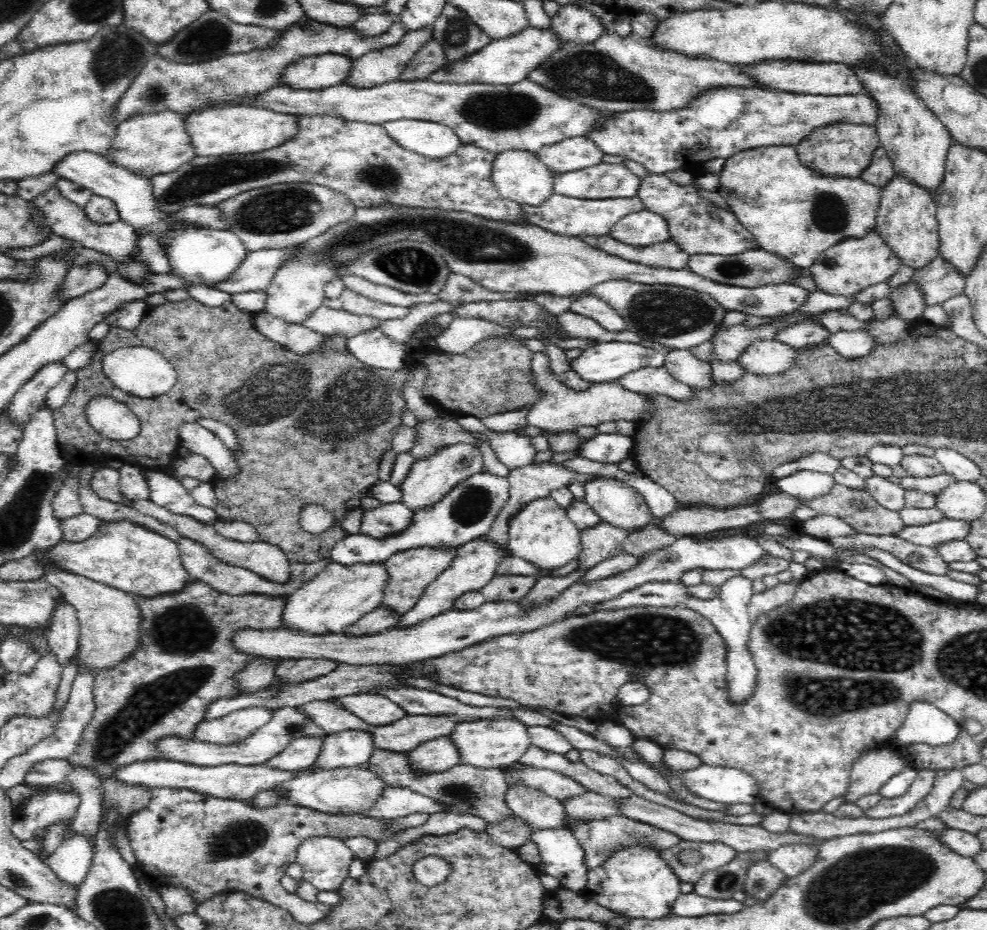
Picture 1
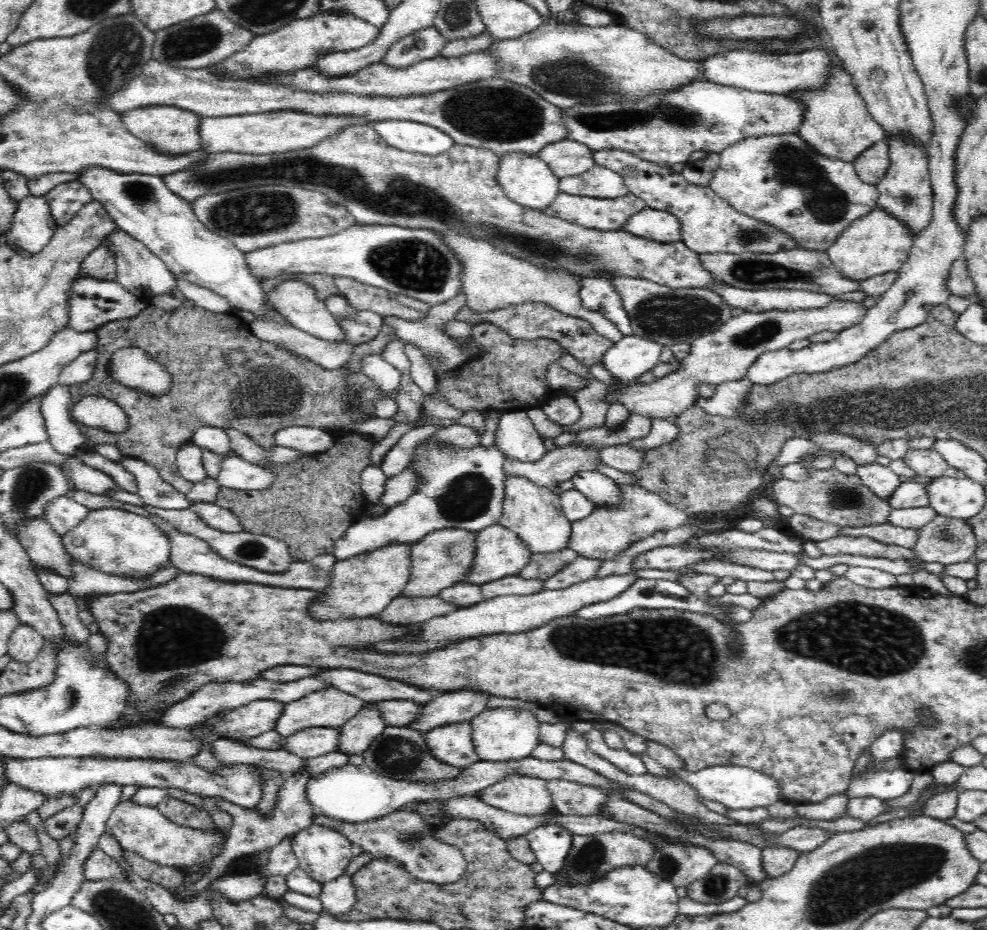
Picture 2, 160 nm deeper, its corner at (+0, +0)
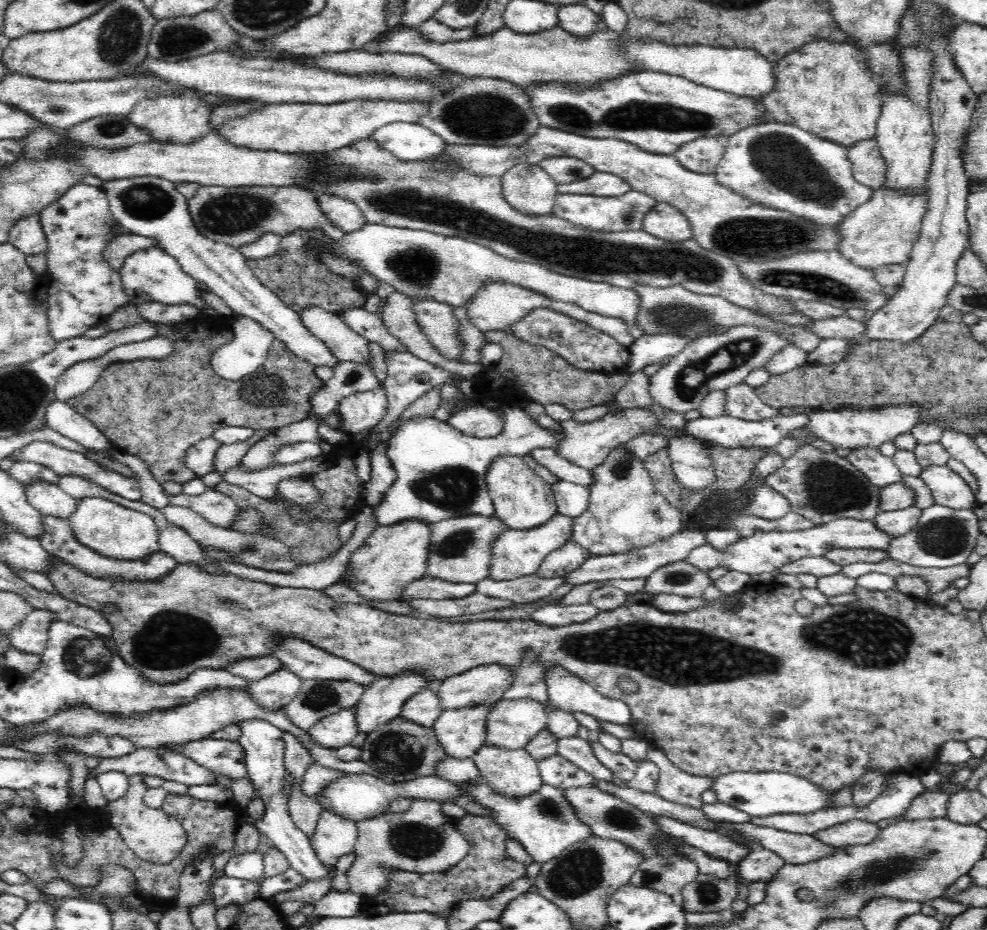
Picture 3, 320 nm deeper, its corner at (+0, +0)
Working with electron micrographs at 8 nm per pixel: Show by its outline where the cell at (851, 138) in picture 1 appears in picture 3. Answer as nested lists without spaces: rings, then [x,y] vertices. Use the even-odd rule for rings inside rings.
[[[834,40],[804,44],[775,61],[775,75],[777,81],[773,90],[760,97],[769,114],[768,120],[796,125],[846,148],[858,141],[875,138],[883,99],[878,95],[878,81],[874,77],[874,71],[870,71],[864,53],[857,46]]]

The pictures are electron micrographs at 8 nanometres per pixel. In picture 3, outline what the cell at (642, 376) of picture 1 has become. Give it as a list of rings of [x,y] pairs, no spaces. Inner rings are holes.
[[[746,382],[728,388],[726,400],[726,414],[749,420],[750,422],[758,422],[758,420],[768,420],[778,416],[778,409],[762,402],[761,398]]]

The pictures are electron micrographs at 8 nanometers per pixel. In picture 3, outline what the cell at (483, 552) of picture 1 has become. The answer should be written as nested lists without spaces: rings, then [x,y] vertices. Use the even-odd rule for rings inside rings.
[[[560,512],[552,516],[548,524],[530,530],[508,530],[494,540],[490,556],[490,574],[494,580],[514,580],[537,572],[550,552],[570,542],[574,531],[574,519]]]

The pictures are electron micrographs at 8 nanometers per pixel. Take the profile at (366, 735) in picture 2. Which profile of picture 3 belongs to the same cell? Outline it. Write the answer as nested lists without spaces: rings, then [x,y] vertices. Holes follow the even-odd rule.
[[[404,671],[399,675],[375,675],[373,683],[363,692],[356,705],[356,722],[359,733],[370,734],[382,724],[390,723],[390,720],[402,714],[402,708],[410,696],[428,689],[428,681],[418,671]]]

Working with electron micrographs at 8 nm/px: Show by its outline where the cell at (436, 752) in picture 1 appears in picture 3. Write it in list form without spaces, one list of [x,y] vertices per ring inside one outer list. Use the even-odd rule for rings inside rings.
[[[495,704],[444,709],[433,729],[439,744],[449,756],[459,760],[473,759],[486,741],[487,722]]]

